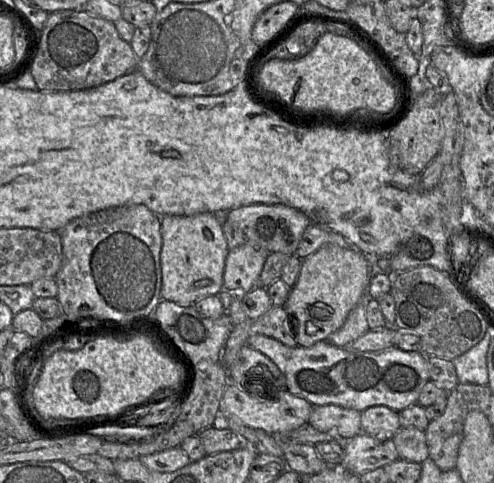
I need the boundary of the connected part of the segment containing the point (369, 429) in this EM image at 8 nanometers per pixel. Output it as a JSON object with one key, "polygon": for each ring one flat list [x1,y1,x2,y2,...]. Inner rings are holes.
{"polygon":[[372,406,361,412,362,432,378,440,392,439,401,428,399,413,386,406]]}

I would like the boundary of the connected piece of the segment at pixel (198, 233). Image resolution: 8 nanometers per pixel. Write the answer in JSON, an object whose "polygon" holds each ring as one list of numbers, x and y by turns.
{"polygon":[[205,212,192,216,160,216,162,300,191,306,197,300,217,295,224,289,223,274,229,252,222,229,224,214]]}

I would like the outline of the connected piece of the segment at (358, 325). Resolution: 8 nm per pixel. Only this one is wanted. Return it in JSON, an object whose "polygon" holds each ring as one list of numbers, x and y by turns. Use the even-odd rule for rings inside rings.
{"polygon":[[366,291,348,314,345,323,325,341,339,348,344,348,368,332,370,328,366,318,366,307,371,299]]}

